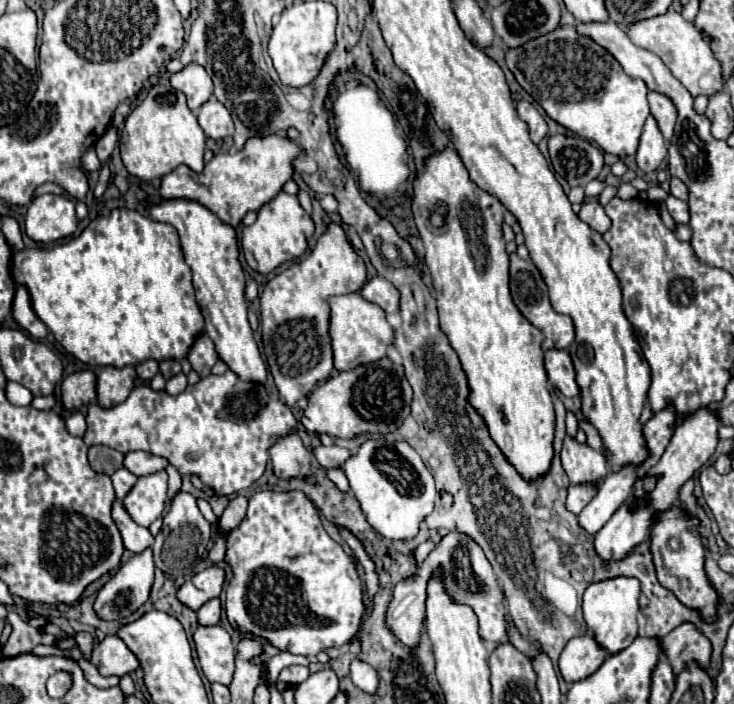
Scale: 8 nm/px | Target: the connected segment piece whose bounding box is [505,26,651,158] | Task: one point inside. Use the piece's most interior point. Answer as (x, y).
(597, 101)

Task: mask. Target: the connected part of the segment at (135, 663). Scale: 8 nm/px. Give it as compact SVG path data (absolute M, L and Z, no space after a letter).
M105 636L97 642L89 662L97 666L101 676L125 676L139 668L139 660L119 636Z

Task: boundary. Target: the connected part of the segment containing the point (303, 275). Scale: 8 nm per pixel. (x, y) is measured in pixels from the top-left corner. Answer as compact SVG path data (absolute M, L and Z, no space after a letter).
M335 222L327 226L315 248L301 262L289 266L267 282L261 294L263 348L275 386L289 408L331 376L333 348L329 336L329 298L359 292L365 282L365 262L349 244L341 224Z

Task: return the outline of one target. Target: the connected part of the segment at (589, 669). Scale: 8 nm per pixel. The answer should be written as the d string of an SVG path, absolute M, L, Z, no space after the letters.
M593 636L573 638L559 658L559 672L567 684L585 680L601 666L605 656L607 652L593 640Z

